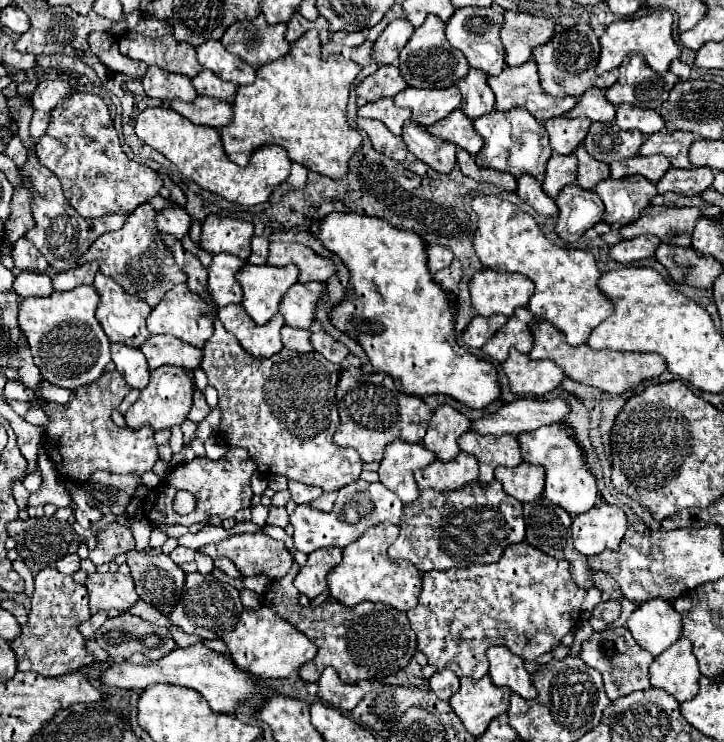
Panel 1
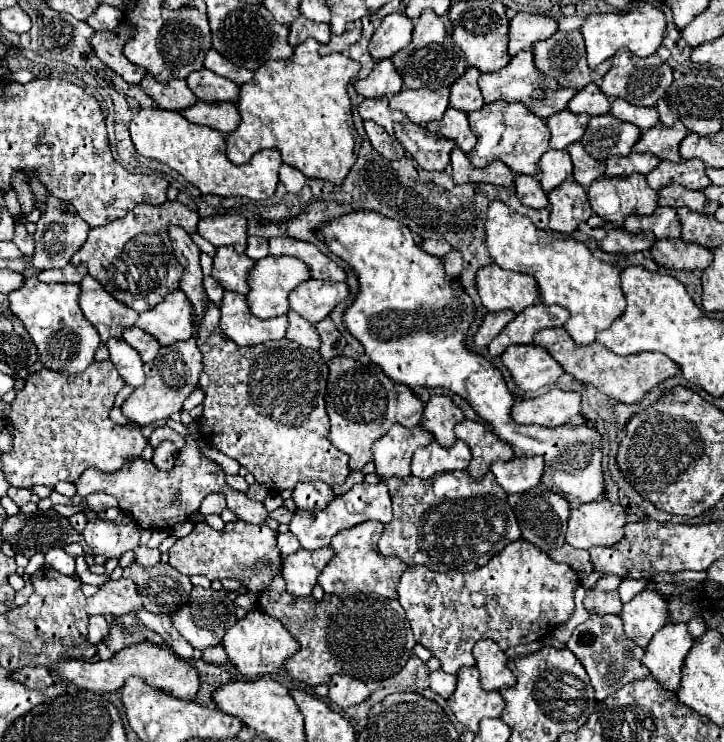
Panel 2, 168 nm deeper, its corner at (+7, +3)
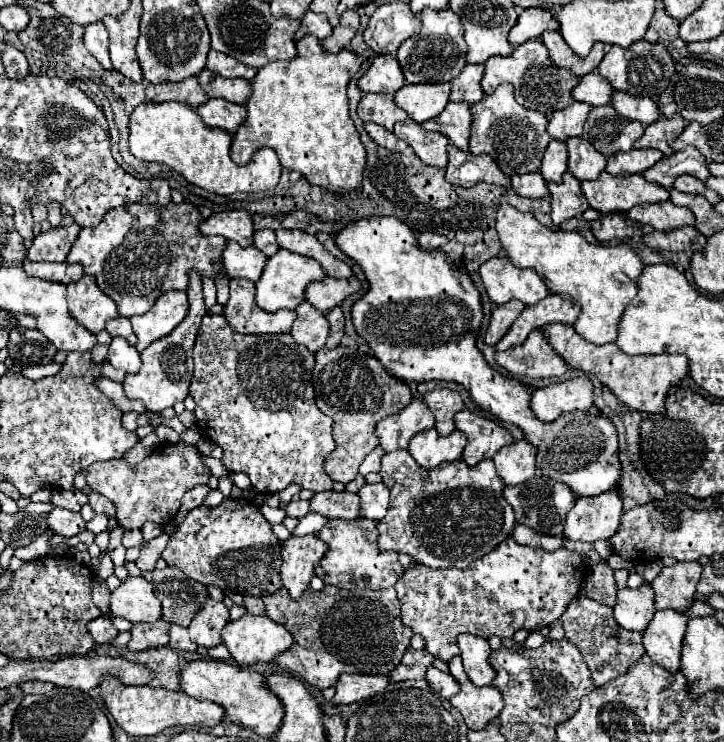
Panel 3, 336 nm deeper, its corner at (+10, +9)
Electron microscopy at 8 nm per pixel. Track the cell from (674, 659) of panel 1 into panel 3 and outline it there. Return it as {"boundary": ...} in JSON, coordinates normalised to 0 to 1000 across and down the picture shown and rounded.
{"boundary":[[[927,821],[907,823],[896,845],[888,853],[891,880],[924,907],[938,904],[941,869],[949,850],[949,832],[941,826],[927,826]]]}

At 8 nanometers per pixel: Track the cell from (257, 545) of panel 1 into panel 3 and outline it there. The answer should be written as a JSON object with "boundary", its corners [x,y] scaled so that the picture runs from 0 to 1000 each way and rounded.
{"boundary":[[[308,673],[297,686],[283,681],[269,683],[244,718],[233,726],[225,753],[231,761],[247,764],[258,778],[305,794],[338,796],[341,802],[360,805],[360,799],[380,799],[388,791],[388,735],[366,702],[360,689],[338,673]]]}

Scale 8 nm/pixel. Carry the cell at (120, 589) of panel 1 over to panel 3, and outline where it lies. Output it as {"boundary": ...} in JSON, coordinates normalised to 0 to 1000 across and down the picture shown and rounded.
{"boundary":[[[175,778],[151,805],[151,829],[170,832],[181,840],[217,837],[222,813],[211,802],[211,788],[198,778]]]}

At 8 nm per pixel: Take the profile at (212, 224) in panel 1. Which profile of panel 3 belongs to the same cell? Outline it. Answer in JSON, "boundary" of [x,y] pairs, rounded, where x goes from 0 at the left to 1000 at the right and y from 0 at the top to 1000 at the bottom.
{"boundary":[[[341,284],[294,287],[275,303],[280,317],[305,317],[314,325],[327,325],[333,333],[349,330],[349,298]]]}

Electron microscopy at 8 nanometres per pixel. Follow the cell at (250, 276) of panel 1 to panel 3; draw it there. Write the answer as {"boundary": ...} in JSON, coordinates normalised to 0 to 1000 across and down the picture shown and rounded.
{"boundary":[[[385,336],[380,344],[374,344],[369,349],[369,357],[358,373],[358,379],[352,381],[352,403],[355,411],[372,422],[385,419],[385,416],[407,416],[421,400],[419,392],[430,379],[441,379],[449,373],[449,365],[443,363],[443,357],[427,346],[419,346],[413,341],[402,341],[402,338],[391,338]]]}

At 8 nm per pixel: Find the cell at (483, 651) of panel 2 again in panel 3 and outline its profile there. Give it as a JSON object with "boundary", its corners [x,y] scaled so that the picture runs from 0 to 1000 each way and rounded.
{"boundary":[[[640,853],[631,864],[634,864],[637,885],[640,885],[640,899],[651,915],[651,920],[659,926],[678,923],[678,918],[684,915],[684,902],[675,894],[678,872],[675,872],[673,861],[664,861],[651,853]]]}

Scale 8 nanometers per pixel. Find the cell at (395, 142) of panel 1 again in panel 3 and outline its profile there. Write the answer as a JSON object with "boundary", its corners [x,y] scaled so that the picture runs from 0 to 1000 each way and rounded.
{"boundary":[[[504,166],[504,177],[510,179],[510,185],[523,195],[523,198],[532,198],[537,204],[559,204],[562,201],[562,193],[554,190],[551,185],[546,185],[546,179],[529,174],[526,168],[521,166]]]}

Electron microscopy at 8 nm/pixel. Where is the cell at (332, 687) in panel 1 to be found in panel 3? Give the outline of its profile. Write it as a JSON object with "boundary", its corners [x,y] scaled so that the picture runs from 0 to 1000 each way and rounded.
{"boundary":[[[474,907],[465,915],[463,923],[463,937],[457,942],[460,950],[471,950],[471,947],[490,947],[499,942],[507,942],[523,931],[529,931],[537,923],[535,912],[526,910],[485,910],[485,907]]]}

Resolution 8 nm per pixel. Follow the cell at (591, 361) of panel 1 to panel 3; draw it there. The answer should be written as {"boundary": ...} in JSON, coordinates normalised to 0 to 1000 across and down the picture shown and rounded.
{"boundary":[[[761,435],[747,441],[756,462],[780,484],[791,497],[822,505],[844,530],[872,551],[885,551],[891,557],[916,557],[919,551],[919,530],[927,519],[949,505],[949,481],[946,478],[863,478],[849,462],[819,465],[800,454],[791,438]]]}

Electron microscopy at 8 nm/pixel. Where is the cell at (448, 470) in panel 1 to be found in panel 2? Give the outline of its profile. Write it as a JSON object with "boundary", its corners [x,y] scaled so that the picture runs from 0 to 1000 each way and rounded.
{"boundary":[[[597,594],[591,602],[580,602],[569,616],[569,640],[591,646],[613,635],[644,632],[652,613],[641,594],[630,594],[624,602],[608,602]]]}

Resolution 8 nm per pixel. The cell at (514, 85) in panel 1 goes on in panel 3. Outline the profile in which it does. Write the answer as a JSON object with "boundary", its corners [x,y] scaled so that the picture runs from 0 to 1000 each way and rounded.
{"boundary":[[[733,53],[720,58],[703,77],[678,77],[670,85],[670,101],[664,106],[667,125],[681,125],[692,112],[709,112],[711,133],[717,142],[747,150],[750,155],[761,155],[769,147],[780,147],[791,139],[789,120],[797,115],[797,104],[783,93],[775,93],[758,82],[758,71],[744,53]]]}

